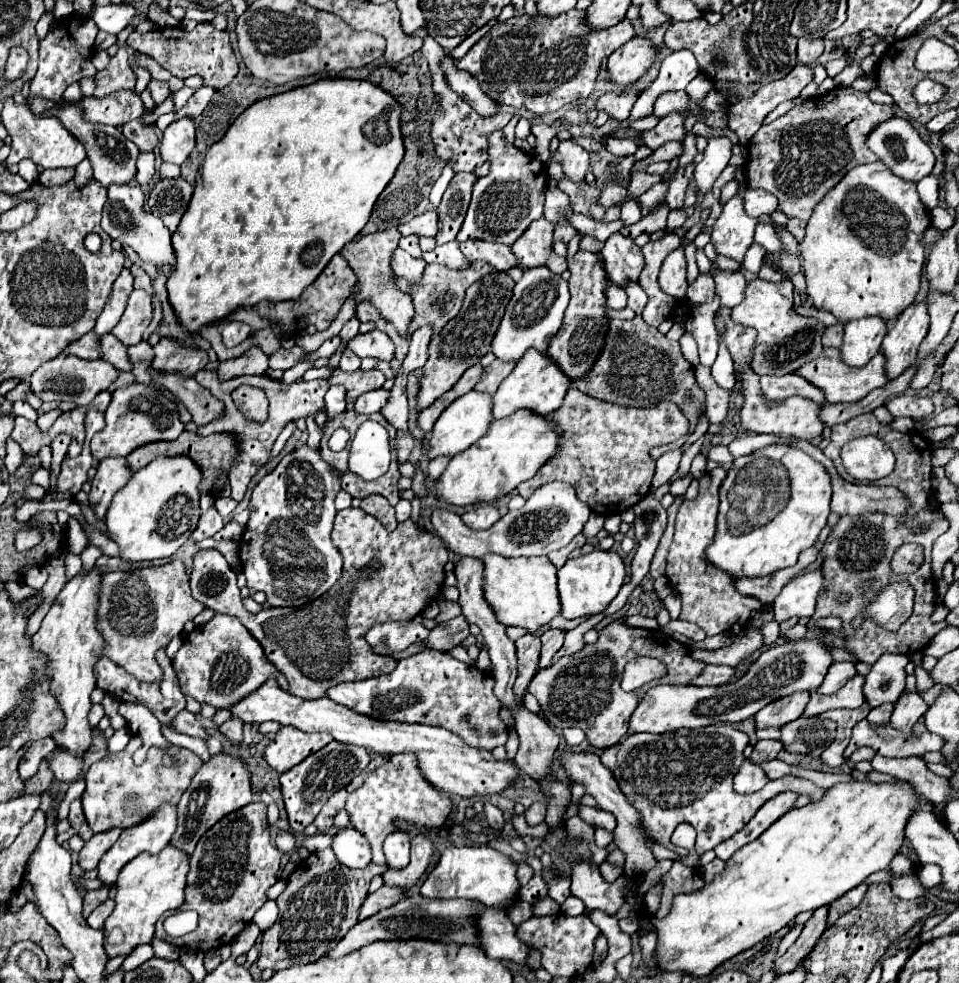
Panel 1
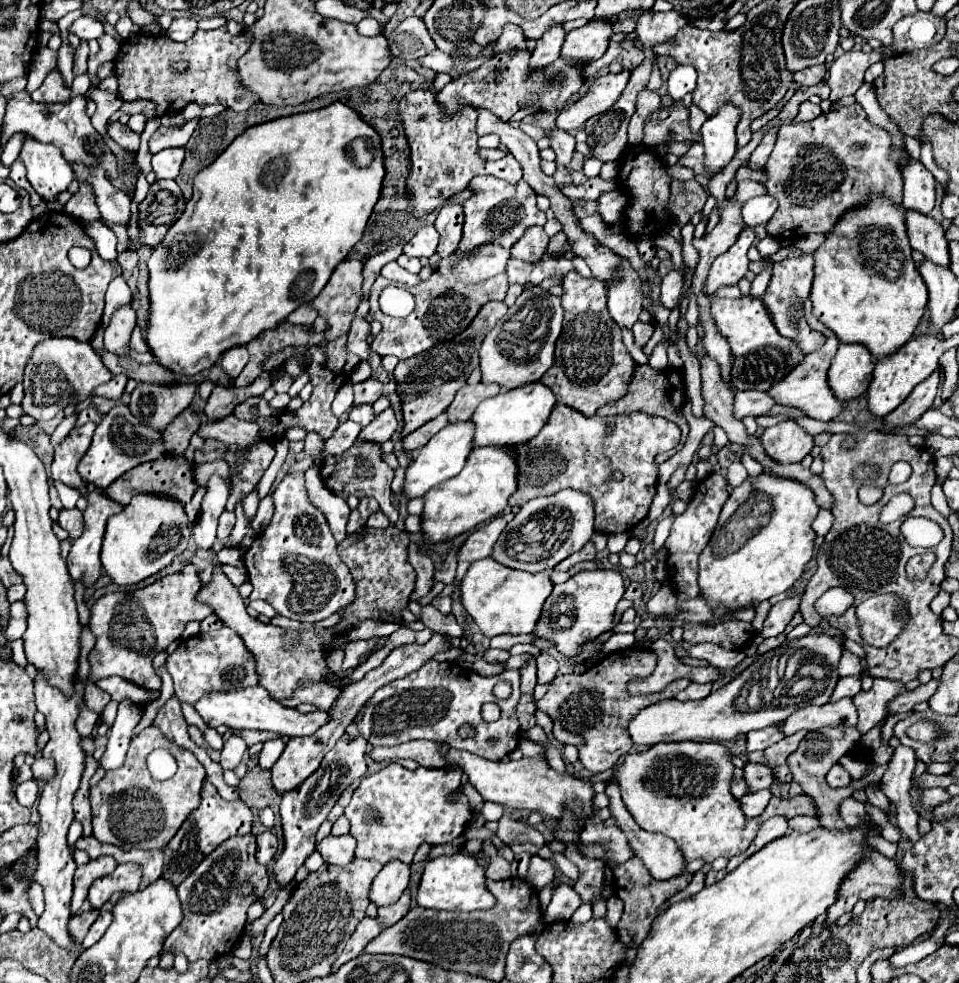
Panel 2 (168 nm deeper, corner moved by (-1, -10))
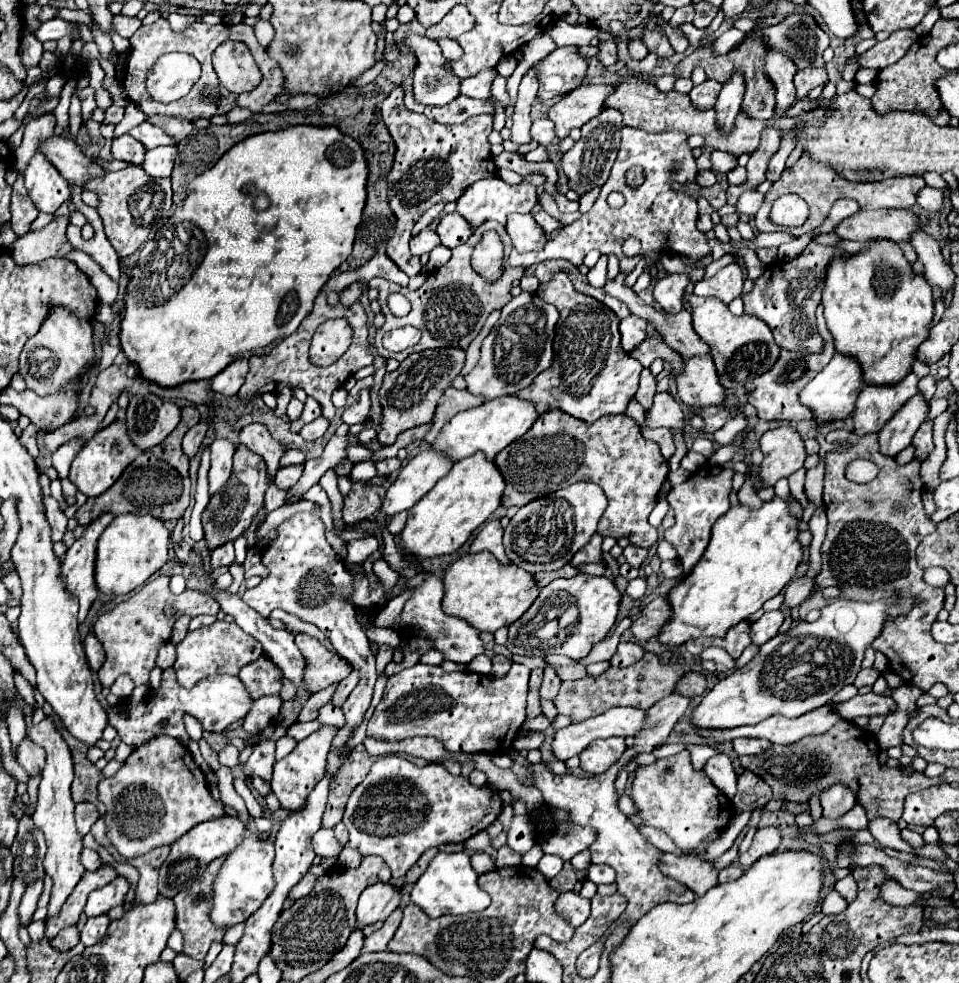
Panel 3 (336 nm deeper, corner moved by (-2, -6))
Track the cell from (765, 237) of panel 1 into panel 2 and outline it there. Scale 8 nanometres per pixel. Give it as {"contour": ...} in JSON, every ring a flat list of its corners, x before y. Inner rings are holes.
{"contour":[[807,301,804,303,804,313,807,313,807,321,813,329,821,331,825,335,825,343,821,349,817,349,815,353,811,355,805,355,803,363,799,363,799,367,795,367,787,377,783,377,775,387,771,387,767,391,767,395,771,395,771,399,775,399,777,405,783,405,783,407,793,407,793,409,799,409,803,411,807,417,811,419,817,419,817,421,831,421,835,415,841,413,841,409,845,407,845,403,841,403,829,389,827,385,827,369,829,369,829,363,839,347,839,339,819,323,819,319,815,319,815,315,811,313,811,303]]}

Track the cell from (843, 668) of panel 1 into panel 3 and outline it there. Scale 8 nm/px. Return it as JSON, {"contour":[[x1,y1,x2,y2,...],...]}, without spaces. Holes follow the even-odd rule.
{"contour":[[860,669,856,679,854,679,854,687,864,687,864,685,874,685,874,681,880,677,880,673,876,669]]}

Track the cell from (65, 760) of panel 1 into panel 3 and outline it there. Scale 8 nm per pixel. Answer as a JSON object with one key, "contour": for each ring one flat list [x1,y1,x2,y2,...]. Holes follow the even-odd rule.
{"contour":[[24,739,18,747,18,763,28,775,40,775,46,765,46,755,42,747,36,747,32,741]]}

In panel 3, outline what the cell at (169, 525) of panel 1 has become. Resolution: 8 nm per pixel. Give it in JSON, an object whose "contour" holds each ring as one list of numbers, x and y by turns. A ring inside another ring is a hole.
{"contour":[[124,513,104,529,96,549,96,583,106,595,124,595,144,585,168,559,170,527,152,515]]}

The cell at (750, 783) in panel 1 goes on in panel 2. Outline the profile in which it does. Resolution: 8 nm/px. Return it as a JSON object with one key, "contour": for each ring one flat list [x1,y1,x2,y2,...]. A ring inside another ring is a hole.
{"contour":[[735,769,735,771,733,771,731,793,733,793,737,799,741,799,741,797,747,793,747,785,745,785,745,779,743,779,743,771,741,771,741,769]]}

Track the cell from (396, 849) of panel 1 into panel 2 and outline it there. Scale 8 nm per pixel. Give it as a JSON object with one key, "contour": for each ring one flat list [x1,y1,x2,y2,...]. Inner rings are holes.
{"contour":[[391,861,373,879,369,889,369,901,375,903,377,907,391,905,399,899,399,895,407,889,407,885,409,885,409,865,403,865,401,861]]}

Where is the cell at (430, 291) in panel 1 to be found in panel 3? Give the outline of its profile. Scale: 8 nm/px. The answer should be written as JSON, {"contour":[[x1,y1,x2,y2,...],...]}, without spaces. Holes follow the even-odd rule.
{"contour":[[489,220,488,223,484,223,466,243,458,245,452,249,452,257,448,261,446,267,438,269,434,275,430,275,430,281,424,283,420,289,416,291,410,291,408,287,400,287,400,291,410,299,412,303,412,311,408,313,408,317,402,317,402,319,396,319,390,311,388,311,388,305,386,305,386,297,388,293,392,291,398,291,398,285,396,283,390,283,390,281,382,281,382,279,372,279,368,283,368,287,374,287,378,289,378,303,382,307,382,313,386,315,386,323,382,325,382,329,376,331,376,337,374,337,374,347,376,351,384,357,384,359,398,359,402,361,406,355,414,353,414,351,424,351,424,349,436,349,436,347,462,347,466,349,470,345,470,341,480,333,486,317,494,311,494,309,500,309,504,307,512,295,510,295,510,289,512,289,512,282,516,279,520,279,524,275,524,267,503,267,502,277,498,281,486,281,482,275,478,275,472,265,470,265,470,257,472,257,472,251,476,247,478,241,482,239,482,235,488,231,488,229,494,229,500,236,504,246,505,258,508,259,509,254,513,248,511,239,506,232,505,227,494,220],[404,325,414,325,416,329,422,331,422,339,412,345,410,349,402,351,402,353,390,353,382,347,382,335,394,327,404,327]]}

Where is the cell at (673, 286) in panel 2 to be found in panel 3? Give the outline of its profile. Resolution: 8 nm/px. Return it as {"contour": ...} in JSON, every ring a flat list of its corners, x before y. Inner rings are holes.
{"contour":[[674,273,674,275,666,275,662,279,656,281,654,287,654,299,656,303,660,303,660,307,666,313,680,313,682,311,682,295,688,283,688,275,686,273]]}

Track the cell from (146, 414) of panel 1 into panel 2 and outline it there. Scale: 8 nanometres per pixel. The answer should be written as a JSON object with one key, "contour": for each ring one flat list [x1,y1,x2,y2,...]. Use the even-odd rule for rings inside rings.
{"contour":[[115,405,97,425,93,433,91,447,79,461,77,473,85,483,91,483,99,489,107,489,119,475,127,473,129,469,137,467,139,463,145,461,155,461,163,457,165,445,163,445,163,435,159,431,153,431,145,425,139,425,139,421,129,413,127,405]]}

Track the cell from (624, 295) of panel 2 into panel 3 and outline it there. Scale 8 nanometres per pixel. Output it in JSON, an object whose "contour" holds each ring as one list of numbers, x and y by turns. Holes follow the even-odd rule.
{"contour":[[628,315,620,321,620,335,624,351,630,351,646,337,646,321,636,315]]}

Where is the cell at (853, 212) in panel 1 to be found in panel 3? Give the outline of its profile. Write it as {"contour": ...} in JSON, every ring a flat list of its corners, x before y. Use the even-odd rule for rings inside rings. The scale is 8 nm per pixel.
{"contour":[[872,239,862,251,844,259,836,257,830,261,830,265,826,267,822,307,828,329,834,337,836,351,852,355,860,363,864,381,868,385,888,385,904,379,904,375,912,367,912,357,916,355,918,345,928,339,926,325,934,315,934,297,930,283,922,275,916,275,912,271,898,243,894,243,892,239]]}

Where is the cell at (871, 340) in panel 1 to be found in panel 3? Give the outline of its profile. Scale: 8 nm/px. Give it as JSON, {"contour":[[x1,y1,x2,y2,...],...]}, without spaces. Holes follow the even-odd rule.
{"contour":[[834,353,832,361,804,387,804,391,800,393,800,401,812,409,818,423,838,421,838,419,846,419,854,411,856,397,862,389,864,389,864,377,860,363,850,355]]}

